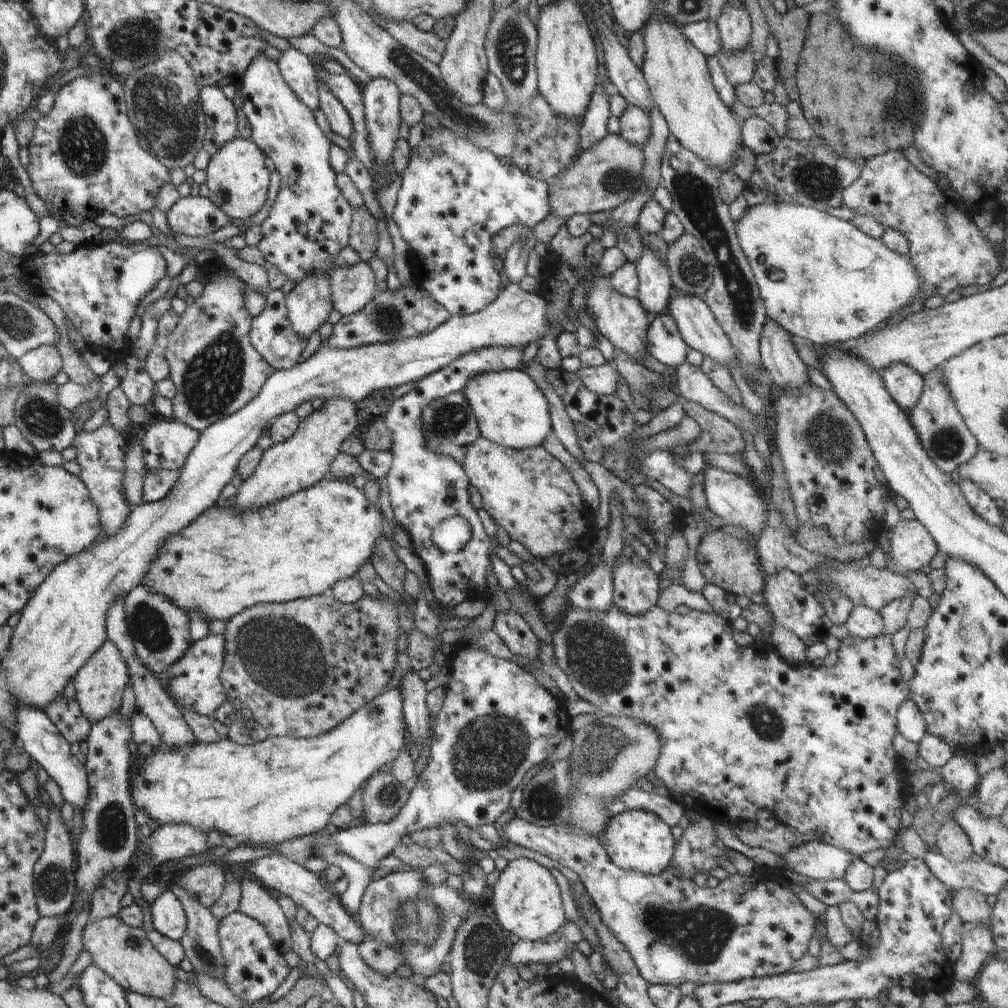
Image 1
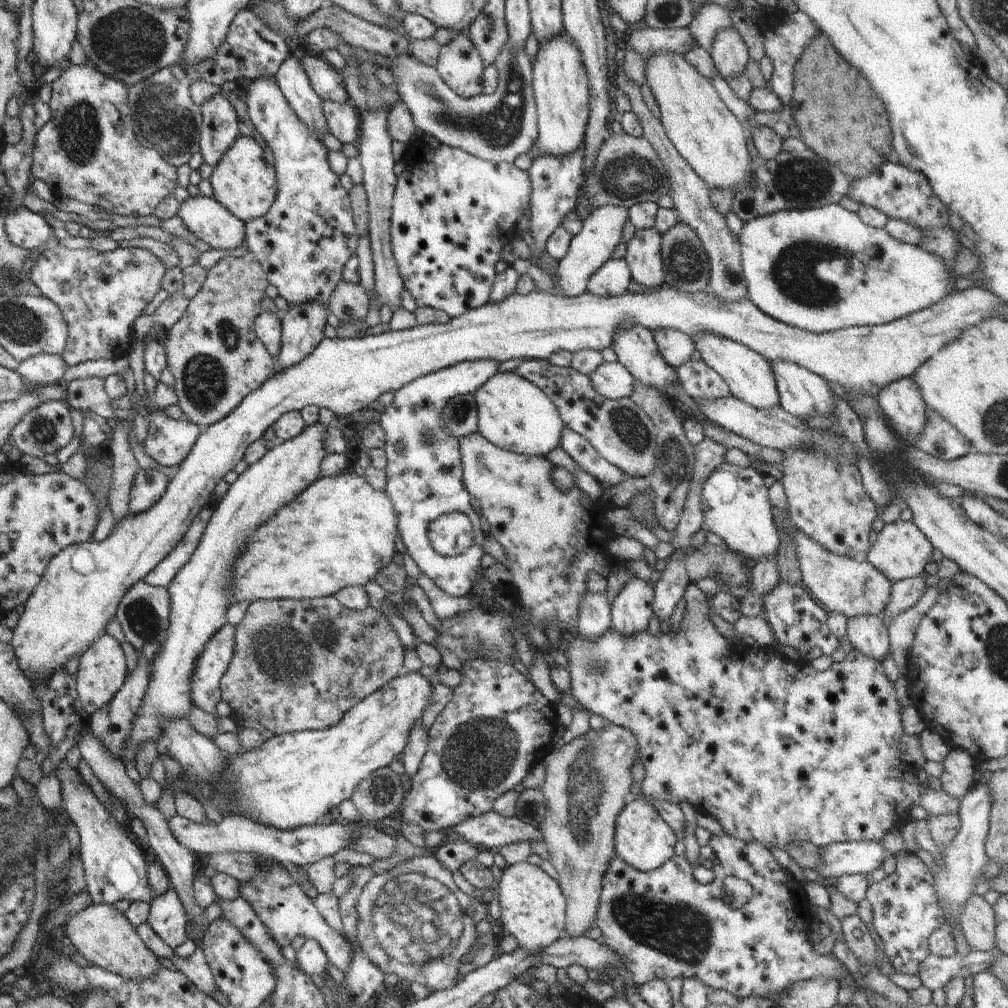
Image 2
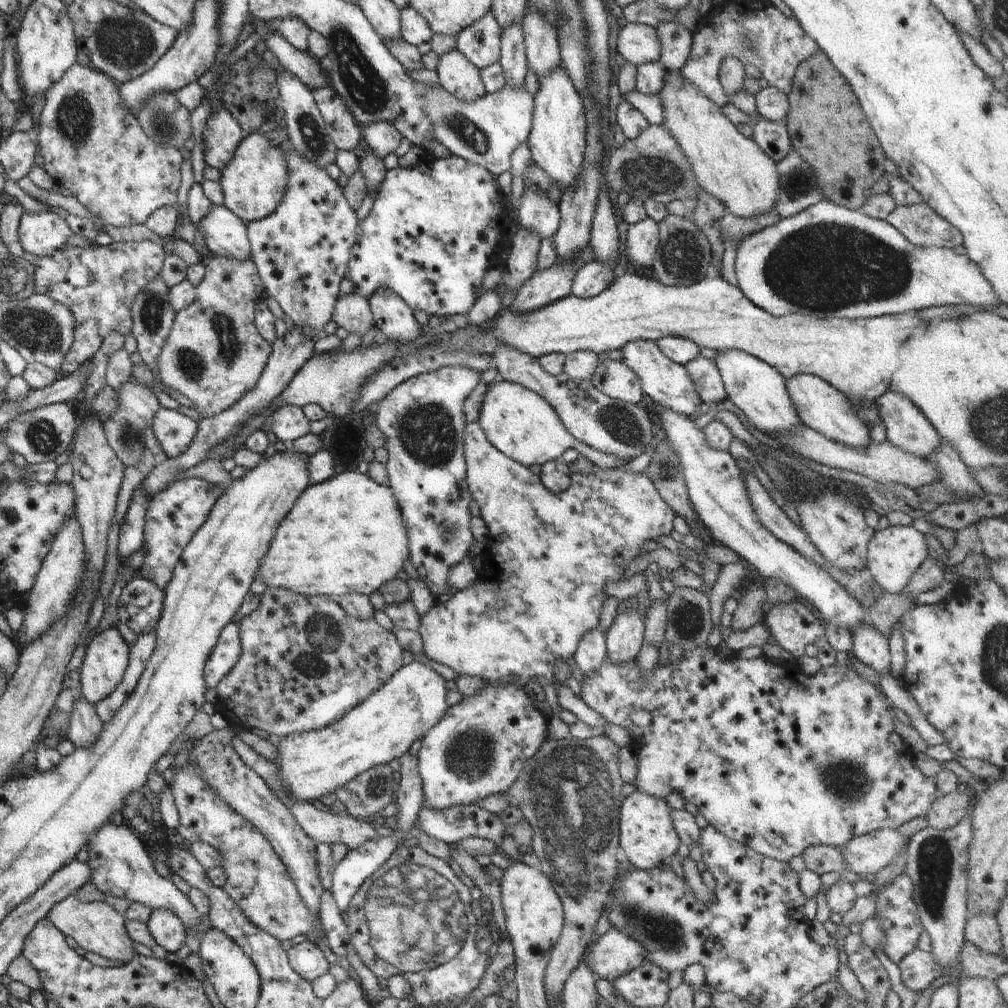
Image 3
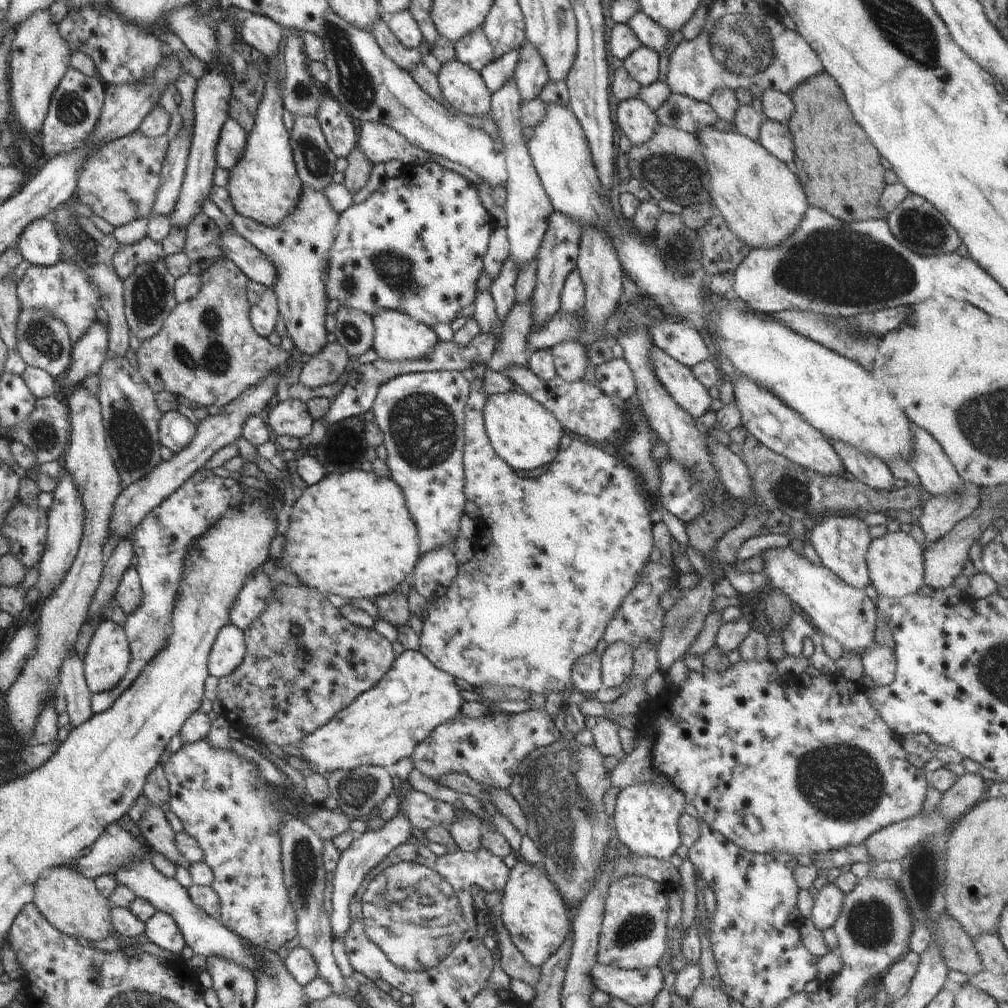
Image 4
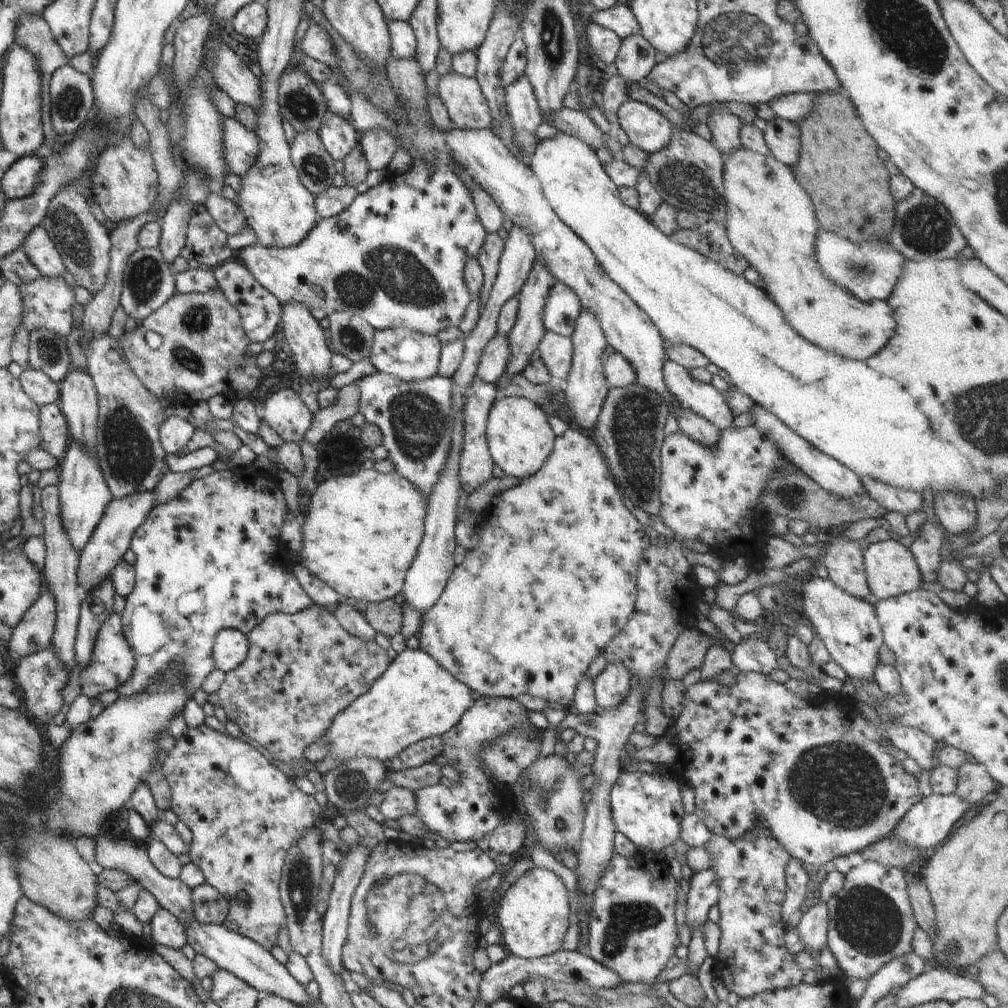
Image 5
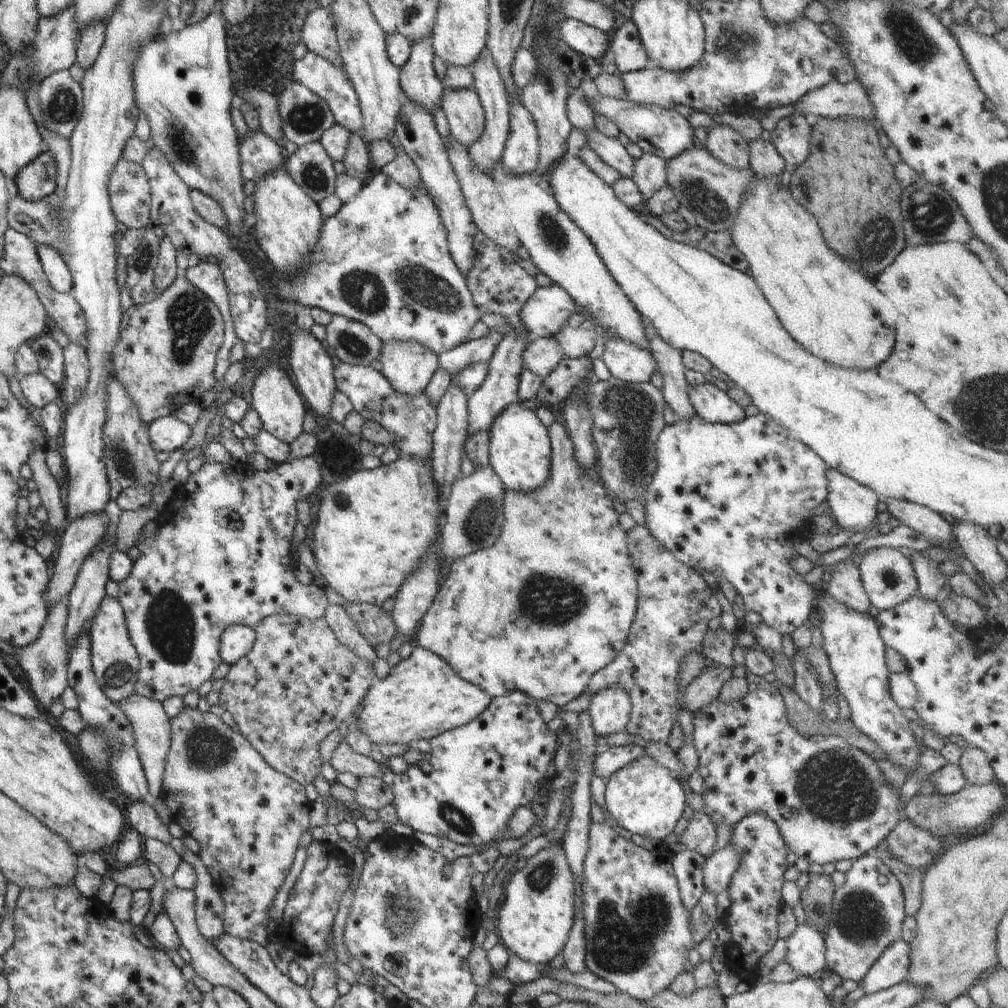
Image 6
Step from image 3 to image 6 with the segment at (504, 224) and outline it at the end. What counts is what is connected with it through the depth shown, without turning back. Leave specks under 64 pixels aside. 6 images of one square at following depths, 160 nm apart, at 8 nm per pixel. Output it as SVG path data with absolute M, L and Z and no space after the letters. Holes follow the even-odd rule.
M380 170L374 172L374 176L370 177L370 179L364 181L364 185L358 194L350 197L334 216L324 219L322 228L318 233L317 243L310 249L309 255L305 256L305 262L302 263L301 273L286 276L282 273L276 273L276 277L272 280L270 276L269 281L272 282L273 293L284 300L288 299L290 302L295 302L298 307L304 306L307 309L321 308L332 315L342 315L361 322L378 336L382 342L413 340L423 344L423 347L429 348L437 355L441 355L460 346L462 343L468 342L468 333L471 331L472 326L480 320L481 314L473 303L472 293L468 288L465 276L458 270L449 251L447 230L439 215L433 196L424 182L420 183L417 187L406 188L405 186L400 186L400 184L380 172Z

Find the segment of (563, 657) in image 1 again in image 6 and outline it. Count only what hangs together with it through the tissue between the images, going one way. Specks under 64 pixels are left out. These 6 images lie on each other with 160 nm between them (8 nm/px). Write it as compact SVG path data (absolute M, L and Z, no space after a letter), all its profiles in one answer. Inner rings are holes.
M749 674L747 676L747 686L749 693L744 698L728 703L716 698L710 704L699 708L692 715L692 724L694 725L692 732L692 736L694 736L693 744L699 758L697 770L705 780L704 791L701 794L705 802L702 812L706 813L706 816L713 822L716 830L720 824L733 827L739 820L749 814L758 813L767 816L778 827L789 850L797 857L806 858L809 863L816 862L823 865L828 864L828 862L836 863L838 860L853 861L861 856L868 855L870 851L875 852L876 848L890 834L890 831L899 823L899 820L903 818L905 804L902 802L899 790L886 781L882 770L868 753L853 747L842 737L838 735L826 735L825 737L814 735L809 737L798 733L788 721L788 710L778 690L779 685L773 685L765 677ZM624 745L621 747L609 747L606 752L598 755L593 762L593 771L596 776L607 781L615 772L618 772L623 766L641 759L645 756L644 748L640 745Z

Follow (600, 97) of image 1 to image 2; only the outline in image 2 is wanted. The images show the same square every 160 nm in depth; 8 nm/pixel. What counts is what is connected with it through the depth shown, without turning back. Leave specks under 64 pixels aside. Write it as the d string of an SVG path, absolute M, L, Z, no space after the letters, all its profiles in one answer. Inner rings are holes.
M583 143L574 152L565 155L538 157L532 161L531 168L527 170L532 183L529 232L534 238L534 242L536 242L534 246L529 248L536 257L544 252L548 237L561 225L569 212L575 208L576 198L579 196L579 191L585 180L585 170L583 169L583 164L585 163L584 152L585 146Z

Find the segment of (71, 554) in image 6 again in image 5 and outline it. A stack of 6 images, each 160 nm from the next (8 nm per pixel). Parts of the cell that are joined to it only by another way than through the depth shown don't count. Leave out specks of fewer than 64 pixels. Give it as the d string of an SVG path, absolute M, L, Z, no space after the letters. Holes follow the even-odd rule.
M50 591L36 599L20 622L11 629L8 643L1 646L16 667L21 658L51 648L55 627L55 600Z

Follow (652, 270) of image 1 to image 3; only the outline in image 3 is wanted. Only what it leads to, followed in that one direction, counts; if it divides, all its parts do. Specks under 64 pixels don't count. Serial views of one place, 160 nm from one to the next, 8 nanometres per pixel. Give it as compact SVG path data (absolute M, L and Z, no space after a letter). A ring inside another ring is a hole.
M646 216L641 221L630 225L626 234L626 254L628 255L631 270L643 274L643 270L651 270L655 254L658 250L659 228L658 223Z

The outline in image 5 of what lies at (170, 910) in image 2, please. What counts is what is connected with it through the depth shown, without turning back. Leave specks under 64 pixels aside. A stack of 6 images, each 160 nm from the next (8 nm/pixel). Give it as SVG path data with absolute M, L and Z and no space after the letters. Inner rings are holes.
M160 907L152 917L151 938L156 944L180 950L187 944L187 936L181 922L165 908Z

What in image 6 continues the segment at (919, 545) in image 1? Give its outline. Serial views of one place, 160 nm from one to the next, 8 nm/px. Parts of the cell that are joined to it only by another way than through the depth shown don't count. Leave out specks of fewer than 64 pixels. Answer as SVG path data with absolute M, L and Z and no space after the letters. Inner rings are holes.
M893 547L870 549L863 553L862 561L857 567L870 602L880 611L894 608L912 595L918 594L919 584L912 563L898 549Z

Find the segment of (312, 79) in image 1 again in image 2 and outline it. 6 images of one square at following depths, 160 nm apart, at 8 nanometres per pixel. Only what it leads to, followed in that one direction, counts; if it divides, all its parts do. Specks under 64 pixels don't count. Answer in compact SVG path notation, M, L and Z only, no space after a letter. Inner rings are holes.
M291 54L282 62L274 77L300 120L303 120L323 142L323 134L329 130L321 107L323 100L312 88L301 60Z

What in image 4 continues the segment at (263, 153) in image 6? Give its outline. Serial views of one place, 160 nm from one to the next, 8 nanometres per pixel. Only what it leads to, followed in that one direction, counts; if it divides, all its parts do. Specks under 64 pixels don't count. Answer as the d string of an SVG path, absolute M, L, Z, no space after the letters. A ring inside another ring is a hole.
M228 117L224 121L216 145L217 166L228 171L234 168L244 152L246 141L247 132L235 120Z

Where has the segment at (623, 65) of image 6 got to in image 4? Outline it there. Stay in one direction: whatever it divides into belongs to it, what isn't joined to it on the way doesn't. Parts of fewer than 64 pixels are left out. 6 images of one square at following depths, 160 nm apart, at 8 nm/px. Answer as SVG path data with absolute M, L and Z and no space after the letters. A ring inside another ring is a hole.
M640 45L628 58L623 60L622 68L641 84L642 87L650 86L658 81L658 53L651 48Z

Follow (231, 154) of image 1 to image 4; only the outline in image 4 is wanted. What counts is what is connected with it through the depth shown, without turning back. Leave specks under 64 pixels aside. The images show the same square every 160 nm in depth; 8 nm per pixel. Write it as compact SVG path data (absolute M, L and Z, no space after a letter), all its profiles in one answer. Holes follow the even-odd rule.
M276 59L270 62L271 69L266 72L263 99L258 105L254 126L247 133L242 156L236 166L229 170L229 180L225 188L232 199L234 210L239 215L266 226L276 226L296 206L302 192L303 181L296 168L289 132L282 122L284 105L275 86L280 78Z

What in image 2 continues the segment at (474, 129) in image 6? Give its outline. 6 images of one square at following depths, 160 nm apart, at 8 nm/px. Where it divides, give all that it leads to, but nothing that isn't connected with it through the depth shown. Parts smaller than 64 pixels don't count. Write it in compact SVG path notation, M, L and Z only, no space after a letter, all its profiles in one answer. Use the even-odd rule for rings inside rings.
M459 31L451 41L439 48L434 67L458 96L469 99L484 94L481 80L485 66L467 32Z

